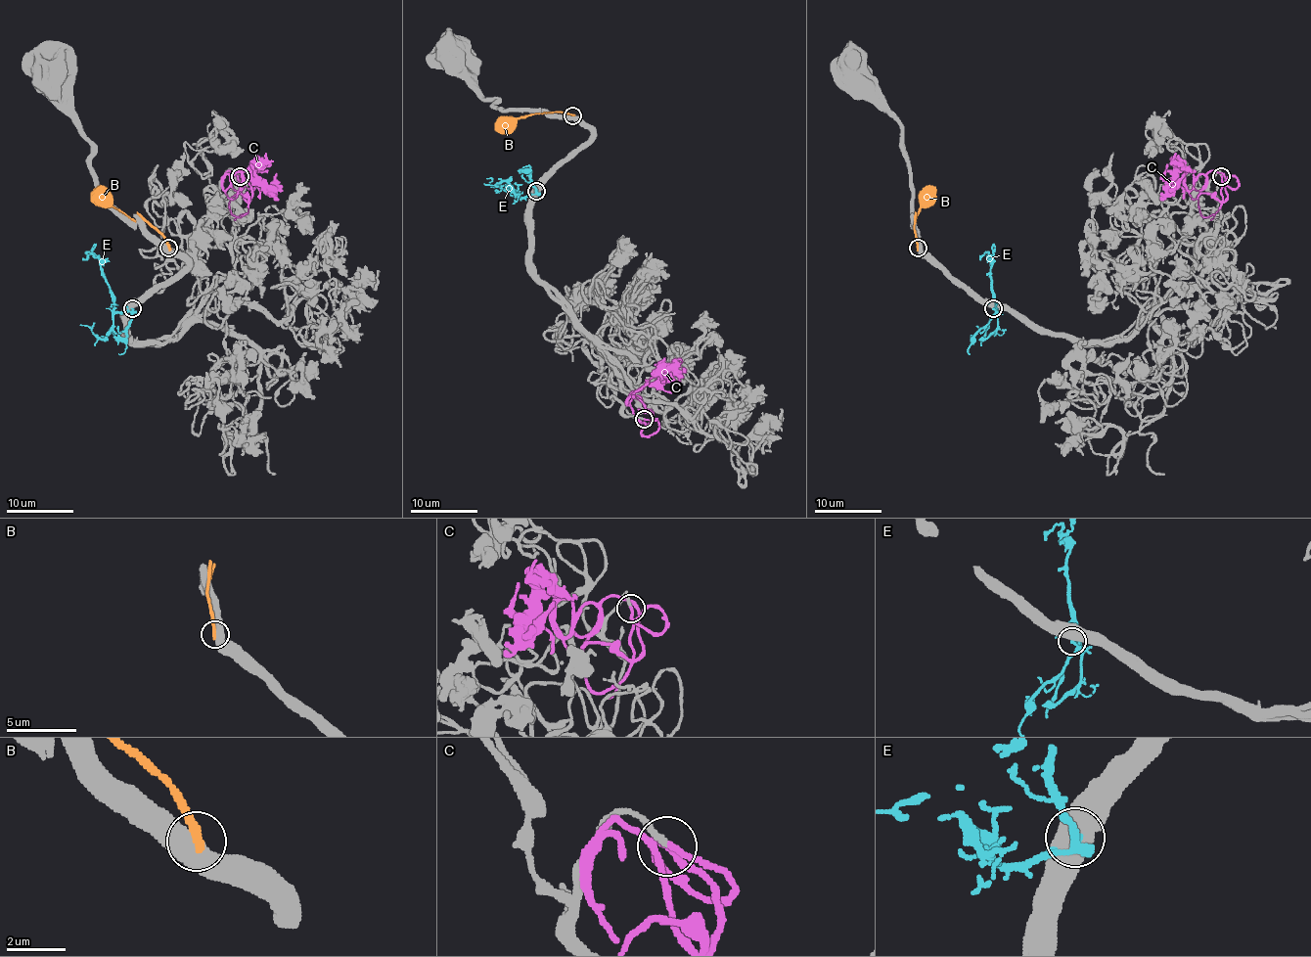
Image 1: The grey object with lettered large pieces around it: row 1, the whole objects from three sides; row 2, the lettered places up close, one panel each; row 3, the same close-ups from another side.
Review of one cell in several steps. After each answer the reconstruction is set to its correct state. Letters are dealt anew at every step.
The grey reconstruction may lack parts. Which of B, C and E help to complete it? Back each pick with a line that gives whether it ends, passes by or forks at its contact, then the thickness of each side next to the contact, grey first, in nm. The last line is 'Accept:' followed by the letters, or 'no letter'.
C: It ends there. Thickness 200 nm (grey) against 180 nm
Accept: C

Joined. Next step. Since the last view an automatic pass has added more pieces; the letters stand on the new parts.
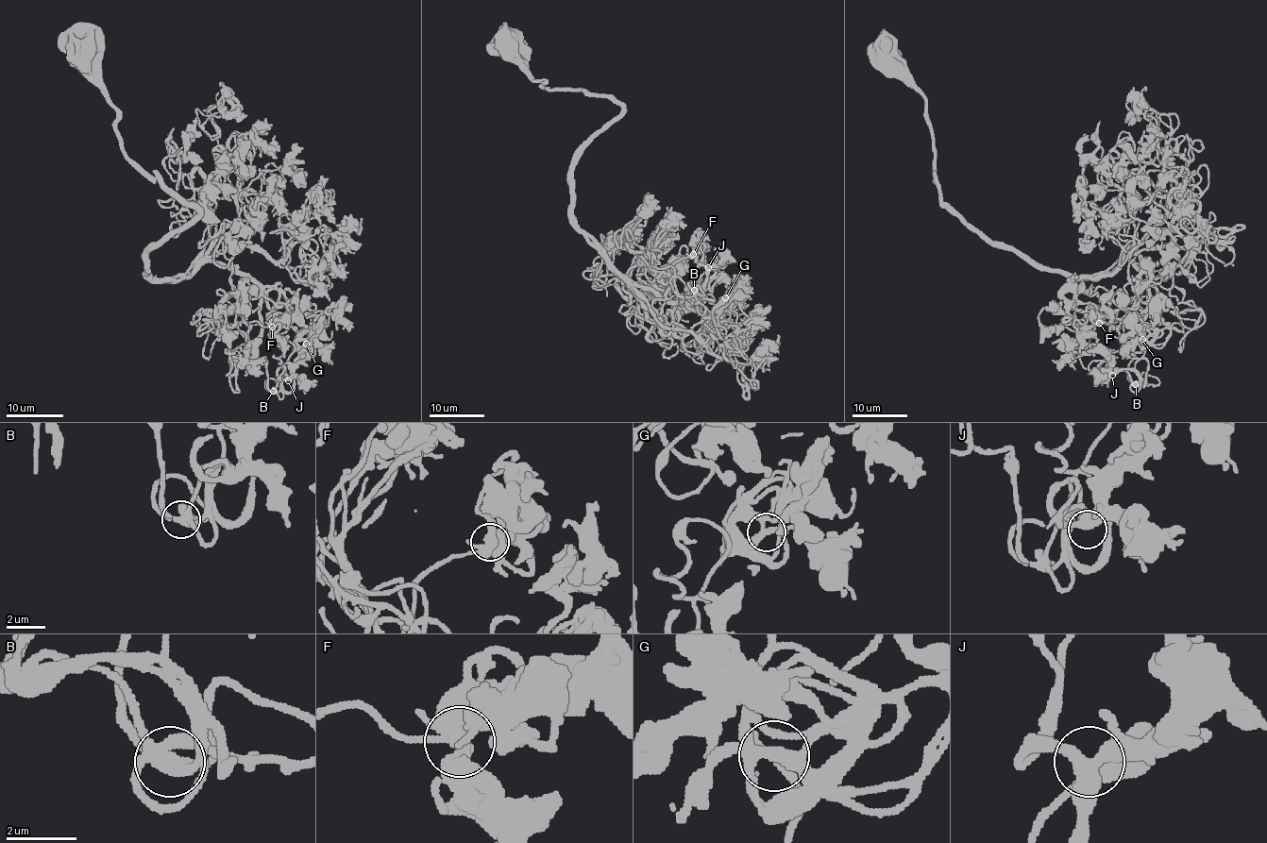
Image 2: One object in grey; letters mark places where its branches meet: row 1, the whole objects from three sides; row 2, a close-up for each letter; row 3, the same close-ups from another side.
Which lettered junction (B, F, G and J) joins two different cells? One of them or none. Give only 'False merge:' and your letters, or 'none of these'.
False merge: none of these

